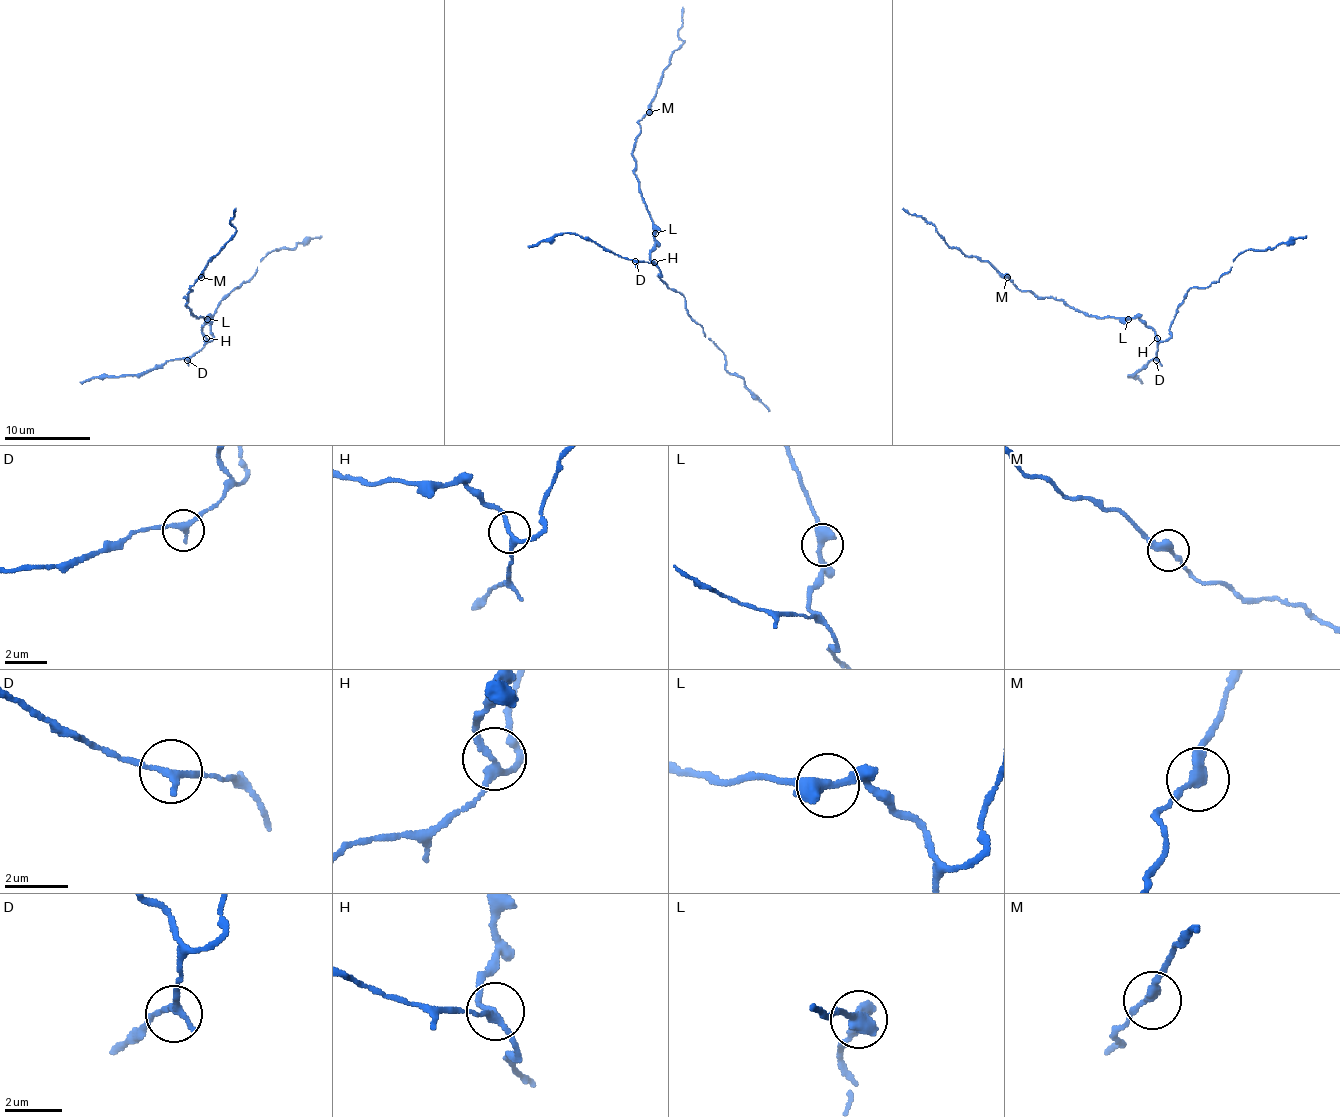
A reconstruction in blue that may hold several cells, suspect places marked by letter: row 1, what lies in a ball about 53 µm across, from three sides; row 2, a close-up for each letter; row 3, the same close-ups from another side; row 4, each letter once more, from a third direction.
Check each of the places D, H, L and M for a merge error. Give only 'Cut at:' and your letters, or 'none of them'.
Cut at: none of them

